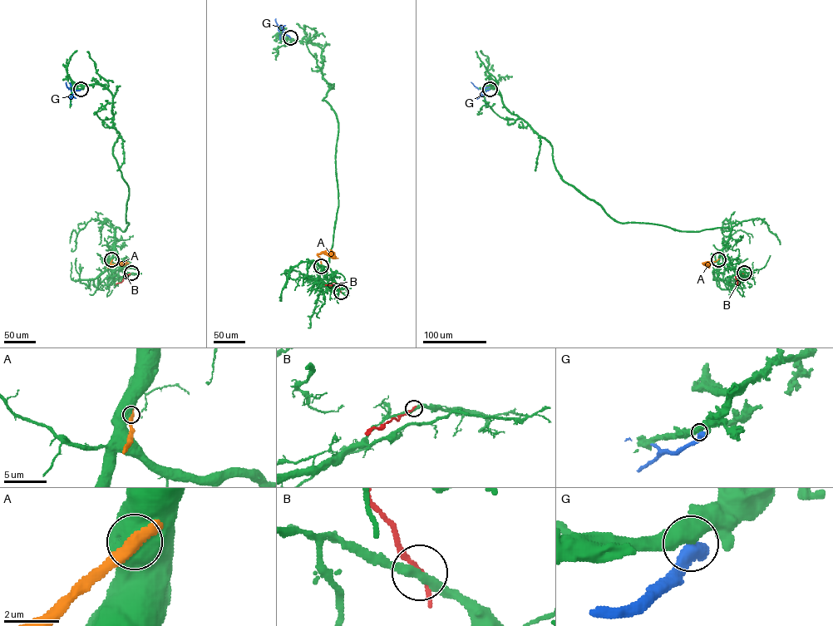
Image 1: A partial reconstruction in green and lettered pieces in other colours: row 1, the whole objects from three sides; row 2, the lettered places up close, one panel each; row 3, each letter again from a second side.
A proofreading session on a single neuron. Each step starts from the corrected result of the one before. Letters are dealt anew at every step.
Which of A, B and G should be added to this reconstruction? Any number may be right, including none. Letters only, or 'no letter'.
no letter

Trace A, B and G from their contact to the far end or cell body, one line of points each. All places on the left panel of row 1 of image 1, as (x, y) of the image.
A: (111, 259), (108, 267), (129, 263)
B: (131, 273), (115, 284)
G: (81, 89), (68, 89), (66, 82)

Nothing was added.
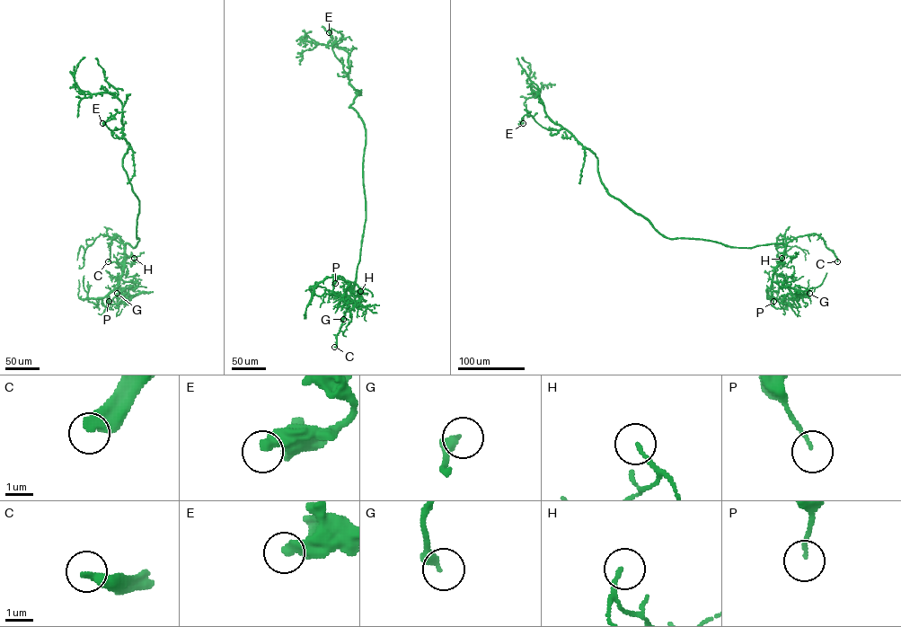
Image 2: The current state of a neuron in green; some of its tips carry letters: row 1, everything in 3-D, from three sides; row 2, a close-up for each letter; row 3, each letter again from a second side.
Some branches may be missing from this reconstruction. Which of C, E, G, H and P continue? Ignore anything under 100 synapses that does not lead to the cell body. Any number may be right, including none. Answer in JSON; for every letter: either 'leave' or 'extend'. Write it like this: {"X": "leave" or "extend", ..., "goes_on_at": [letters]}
{"C": "extend", "E": "leave", "G": "leave", "H": "leave", "P": "leave", "goes_on_at": ["C"]}

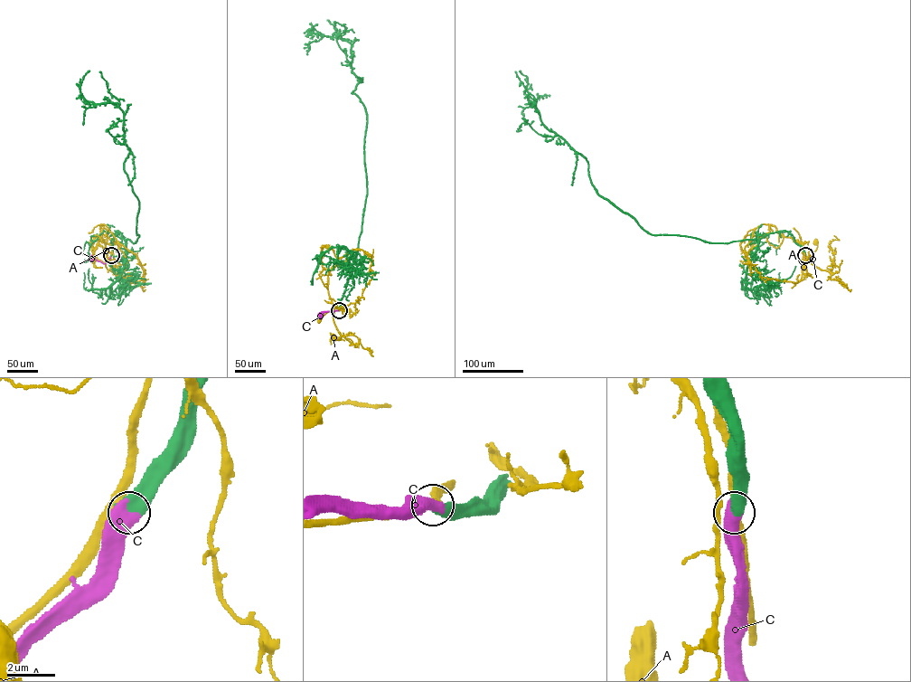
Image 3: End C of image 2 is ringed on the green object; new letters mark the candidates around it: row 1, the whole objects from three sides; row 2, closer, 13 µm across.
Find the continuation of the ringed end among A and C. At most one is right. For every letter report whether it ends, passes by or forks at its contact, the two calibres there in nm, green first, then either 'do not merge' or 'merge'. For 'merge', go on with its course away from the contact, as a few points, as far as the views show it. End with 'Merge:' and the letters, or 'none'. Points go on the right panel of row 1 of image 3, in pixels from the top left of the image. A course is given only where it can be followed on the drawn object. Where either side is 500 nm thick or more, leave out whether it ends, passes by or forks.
A: 600 nm thick on the green side, 320 nm on the other; do not merge
C: 650 nm thick on the green side, 600 nm on the other; merge
Merge: C

